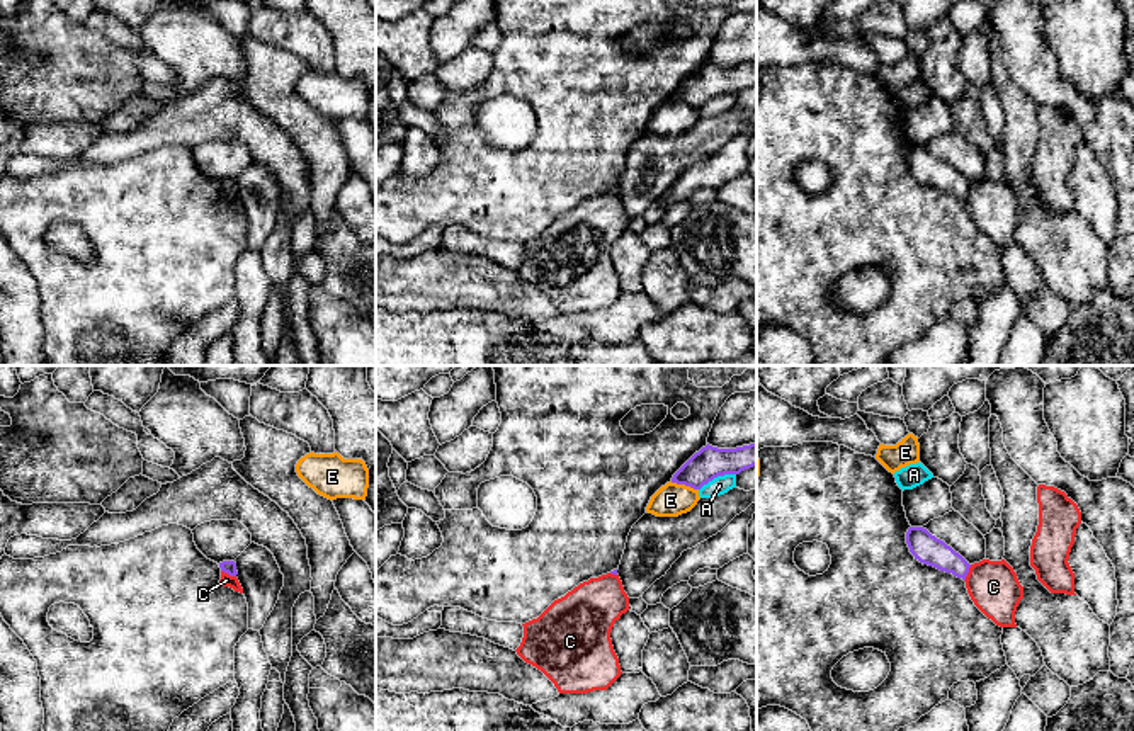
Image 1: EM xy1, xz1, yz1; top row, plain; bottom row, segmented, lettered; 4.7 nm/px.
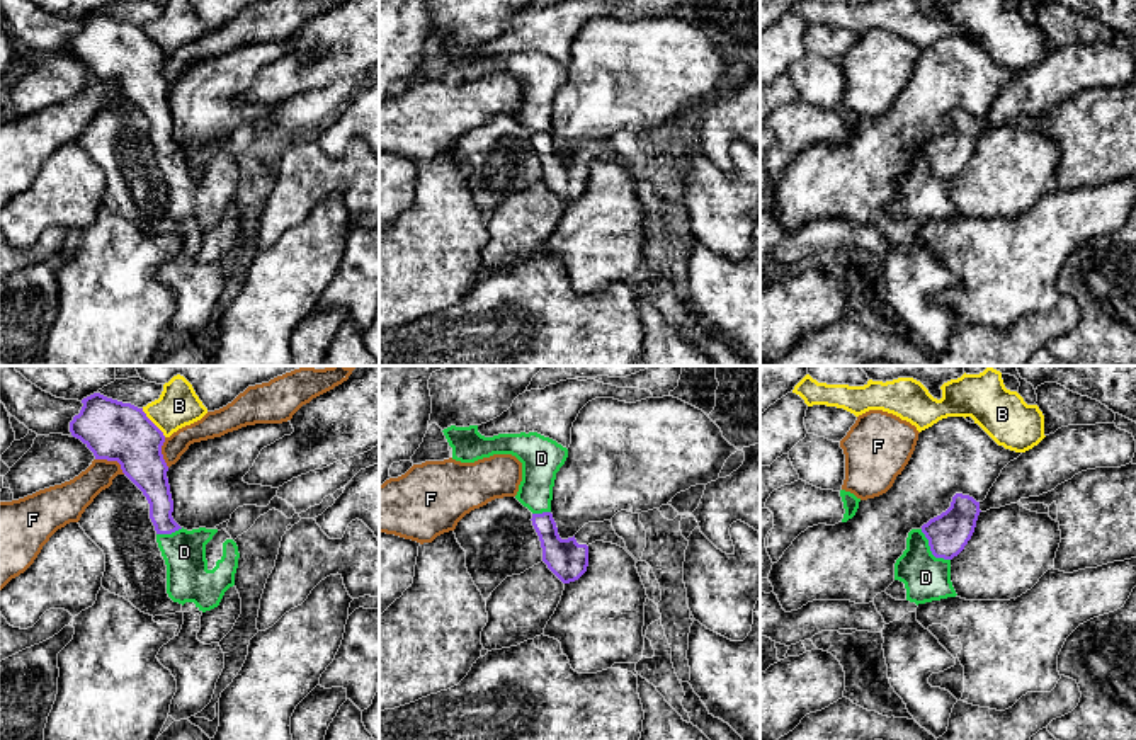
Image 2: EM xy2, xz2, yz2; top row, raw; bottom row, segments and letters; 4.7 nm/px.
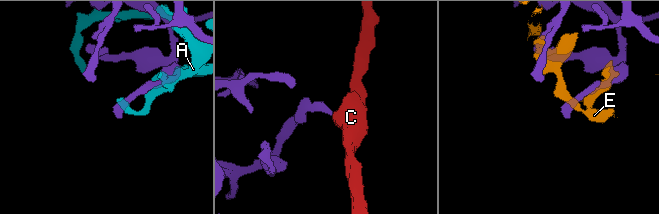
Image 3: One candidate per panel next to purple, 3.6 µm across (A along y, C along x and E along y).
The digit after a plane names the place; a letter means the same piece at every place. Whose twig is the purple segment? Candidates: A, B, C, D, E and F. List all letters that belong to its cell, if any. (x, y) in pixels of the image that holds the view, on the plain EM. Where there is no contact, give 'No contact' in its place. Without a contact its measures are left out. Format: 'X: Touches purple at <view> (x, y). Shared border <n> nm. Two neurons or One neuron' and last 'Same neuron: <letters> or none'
A: Touches purple at xz1 (716, 96). Shared border 190 nm. Two neurons
B: Touches purple at xy2 (152, 41). Shared border 180 nm. Two neurons
C: Touches purple at yz1 (968, 191). Shared border 90 nm. Two neurons
D: Touches purple at yz2 (931, 169). Shared border 200 nm. Two neurons
E: Touches purple at xz1 (684, 102). Shared border 140 nm. Two neurons
F: Touches purple at xy2 (113, 79). Shared border 160 nm. Two neurons
Same neuron: none

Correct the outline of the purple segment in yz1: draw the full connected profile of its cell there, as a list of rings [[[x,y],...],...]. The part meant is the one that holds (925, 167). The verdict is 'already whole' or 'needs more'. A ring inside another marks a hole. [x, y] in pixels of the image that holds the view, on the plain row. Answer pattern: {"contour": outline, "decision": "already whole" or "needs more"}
{"contour": [[[910,146],[906,151],[906,163],[910,172],[920,182],[966,199],[971,184],[944,160],[932,155],[927,148]]], "decision": "already whole"}

